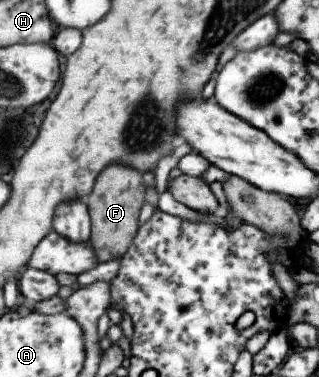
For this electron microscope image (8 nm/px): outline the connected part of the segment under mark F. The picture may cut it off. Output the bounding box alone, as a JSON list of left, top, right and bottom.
[85,164,145,263]

